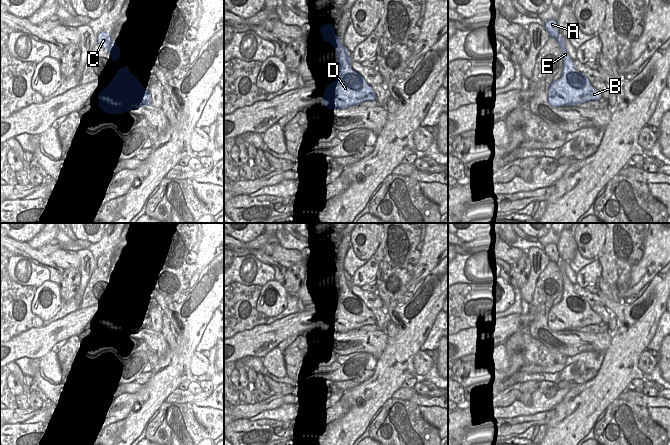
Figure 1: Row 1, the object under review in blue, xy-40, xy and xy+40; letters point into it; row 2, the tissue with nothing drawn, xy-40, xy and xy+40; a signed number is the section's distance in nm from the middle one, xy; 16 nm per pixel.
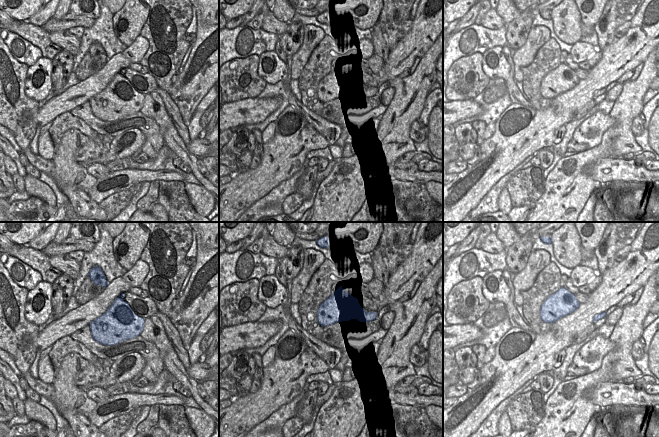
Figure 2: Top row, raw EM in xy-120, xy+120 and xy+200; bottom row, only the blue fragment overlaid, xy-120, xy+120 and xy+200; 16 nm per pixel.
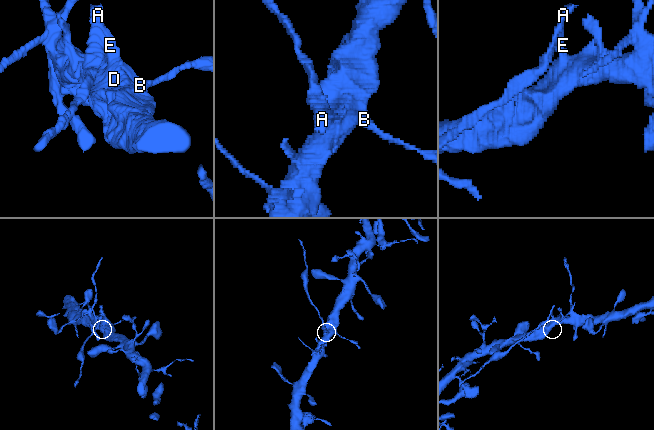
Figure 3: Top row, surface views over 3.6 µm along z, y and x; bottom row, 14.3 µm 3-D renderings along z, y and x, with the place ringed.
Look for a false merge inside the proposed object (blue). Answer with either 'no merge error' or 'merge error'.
merge error

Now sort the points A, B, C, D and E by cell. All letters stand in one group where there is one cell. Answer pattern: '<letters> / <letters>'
A C E / B D

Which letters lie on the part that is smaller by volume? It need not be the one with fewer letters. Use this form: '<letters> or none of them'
A, C, E

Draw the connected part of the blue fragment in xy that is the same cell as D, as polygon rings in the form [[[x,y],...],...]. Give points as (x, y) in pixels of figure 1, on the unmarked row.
[[[350,280],[347,287],[339,290],[336,304],[326,311],[323,319],[323,327],[328,333],[344,333],[374,324],[374,314],[352,293]]]

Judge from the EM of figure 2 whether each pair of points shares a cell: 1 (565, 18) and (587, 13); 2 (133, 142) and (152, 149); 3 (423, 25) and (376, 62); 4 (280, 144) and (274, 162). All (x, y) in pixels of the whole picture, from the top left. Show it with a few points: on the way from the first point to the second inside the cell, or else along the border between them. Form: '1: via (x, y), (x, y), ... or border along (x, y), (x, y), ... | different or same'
1: border along (578, 10), (581, 21) | different
2: border along (123, 132), (138, 129), (145, 137), (142, 147) | different
3: border along (384, 62), (383, 68), (377, 74), (372, 75) | different
4: via (280, 148), (280, 156), (278, 158) | same

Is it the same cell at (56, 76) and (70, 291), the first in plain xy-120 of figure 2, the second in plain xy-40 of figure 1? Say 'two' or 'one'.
one

